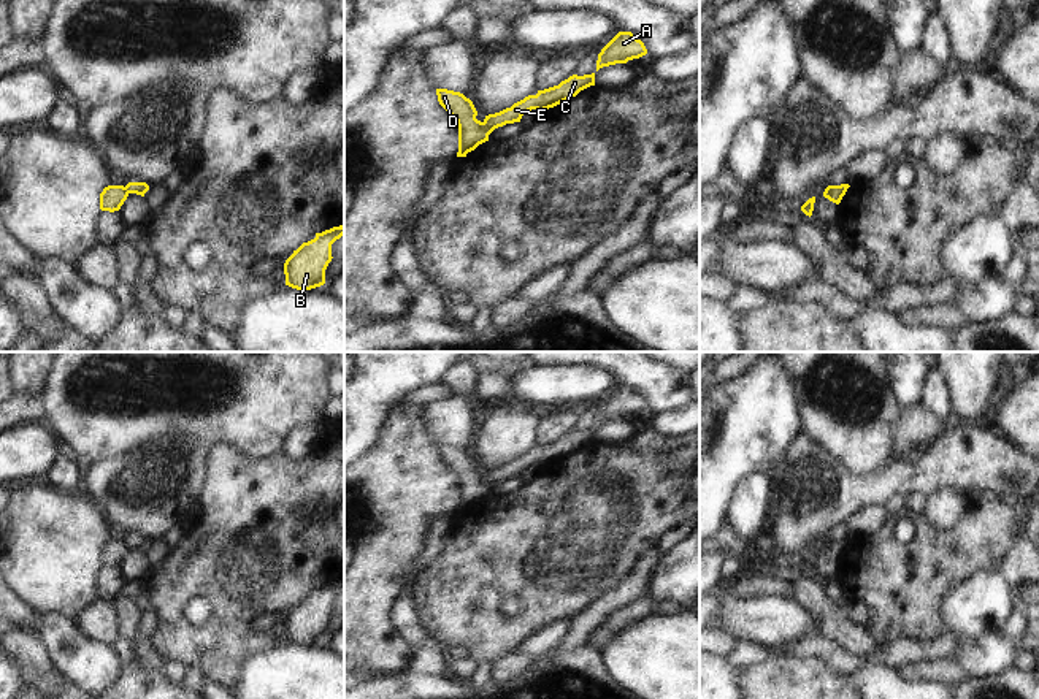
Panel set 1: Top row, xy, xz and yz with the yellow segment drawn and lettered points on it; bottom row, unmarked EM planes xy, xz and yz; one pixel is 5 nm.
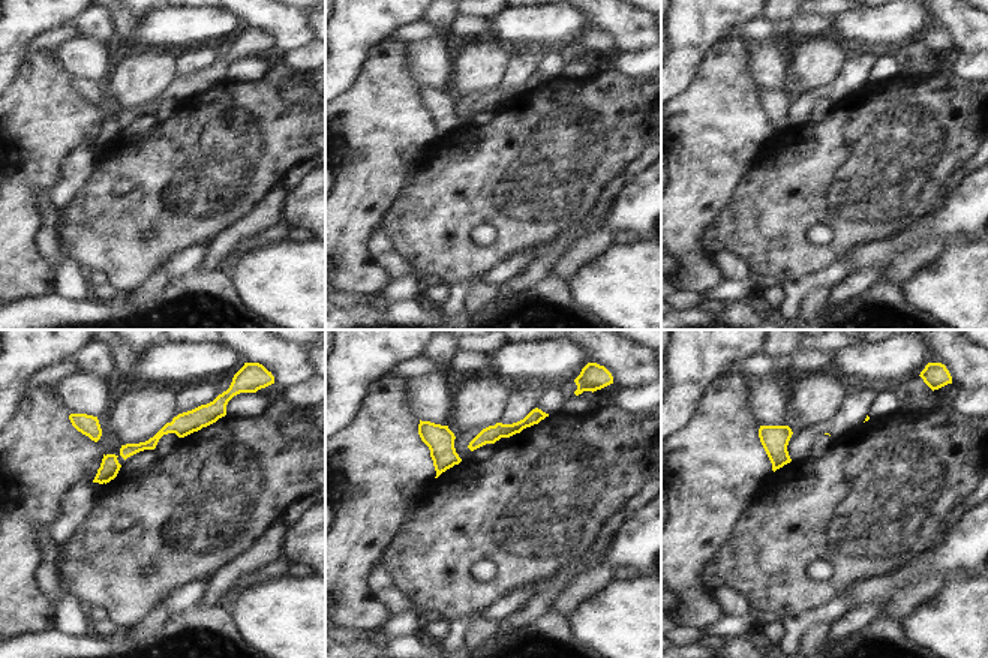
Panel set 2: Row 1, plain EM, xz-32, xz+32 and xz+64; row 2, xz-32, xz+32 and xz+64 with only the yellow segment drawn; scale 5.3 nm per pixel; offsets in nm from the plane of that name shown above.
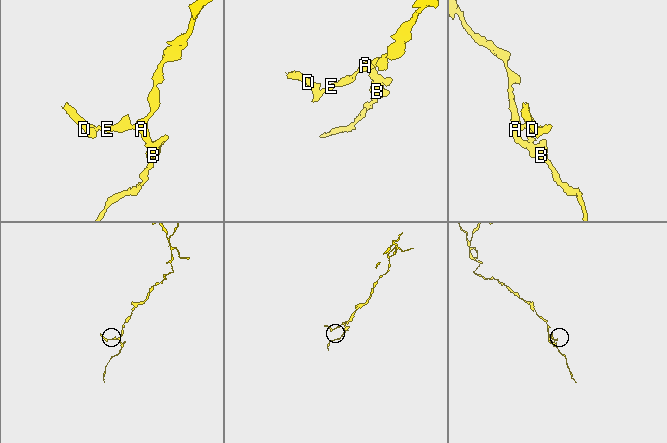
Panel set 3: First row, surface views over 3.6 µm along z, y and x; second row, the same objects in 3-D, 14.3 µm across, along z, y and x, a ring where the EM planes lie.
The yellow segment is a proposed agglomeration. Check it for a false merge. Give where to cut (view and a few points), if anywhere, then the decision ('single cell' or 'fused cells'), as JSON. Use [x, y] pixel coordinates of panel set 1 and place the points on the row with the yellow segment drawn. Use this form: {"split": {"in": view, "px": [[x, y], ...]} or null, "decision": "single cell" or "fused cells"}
{"split": {"in": "xz", "px": [[481, 122], [489, 133]]}, "decision": "fused cells"}

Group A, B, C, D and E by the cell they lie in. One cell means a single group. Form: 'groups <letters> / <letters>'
groups A B C E / D

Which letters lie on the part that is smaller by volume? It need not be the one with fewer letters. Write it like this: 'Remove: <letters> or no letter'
Remove: D

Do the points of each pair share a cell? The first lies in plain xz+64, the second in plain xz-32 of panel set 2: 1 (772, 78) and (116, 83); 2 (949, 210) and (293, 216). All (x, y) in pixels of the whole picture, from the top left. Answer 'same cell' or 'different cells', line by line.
1: different cells
2: same cell

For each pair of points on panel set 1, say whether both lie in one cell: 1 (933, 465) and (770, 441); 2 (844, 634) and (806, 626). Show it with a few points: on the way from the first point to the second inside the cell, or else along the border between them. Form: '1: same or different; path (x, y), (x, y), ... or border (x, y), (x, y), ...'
1: different; border (801, 430), (766, 471)
2: different; border (795, 601), (812, 617), (822, 633)

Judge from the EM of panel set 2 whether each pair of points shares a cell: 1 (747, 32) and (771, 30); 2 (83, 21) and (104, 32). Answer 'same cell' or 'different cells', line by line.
1: same cell
2: same cell

